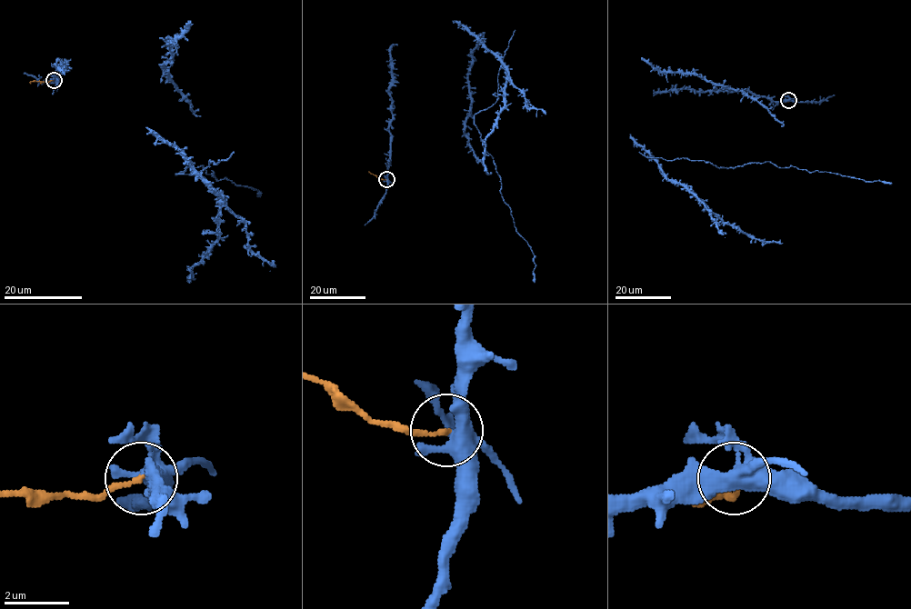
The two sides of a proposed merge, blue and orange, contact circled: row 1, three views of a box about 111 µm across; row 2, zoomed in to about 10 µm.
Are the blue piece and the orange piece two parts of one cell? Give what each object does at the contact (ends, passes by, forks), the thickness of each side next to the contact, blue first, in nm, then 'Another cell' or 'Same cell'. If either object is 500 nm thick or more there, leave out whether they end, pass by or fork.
At the ring blue forks. At the ring orange ends. Thickness 360 nm (blue) against 130 nm. Another cell

